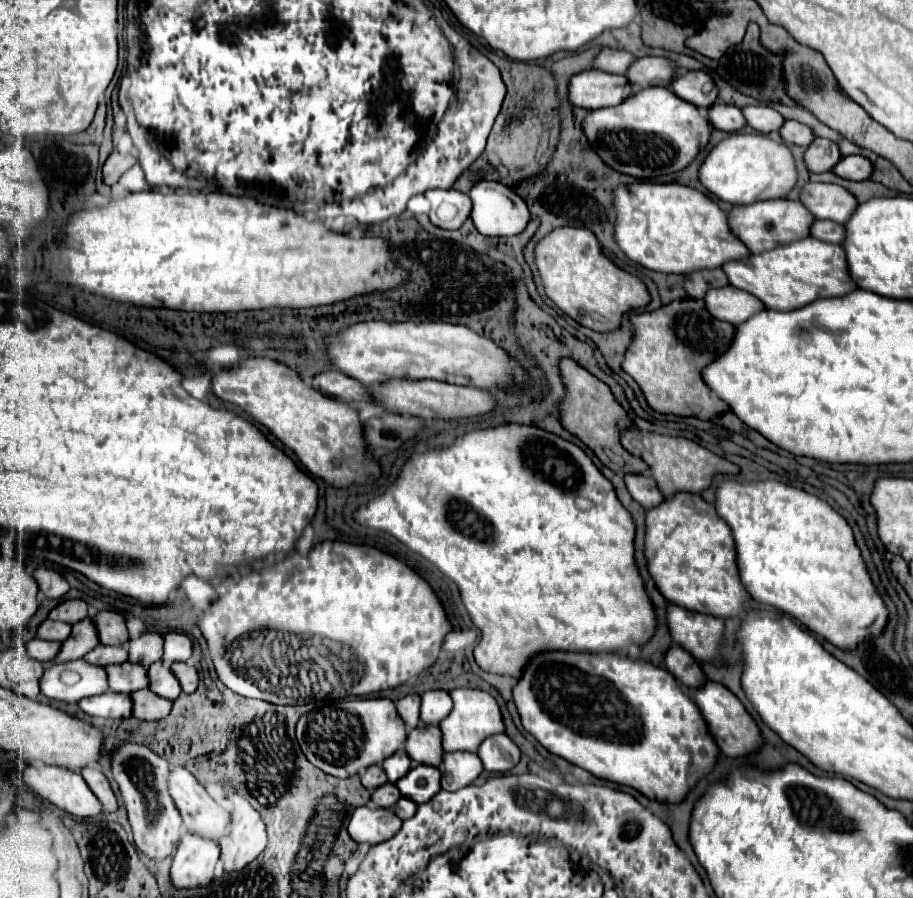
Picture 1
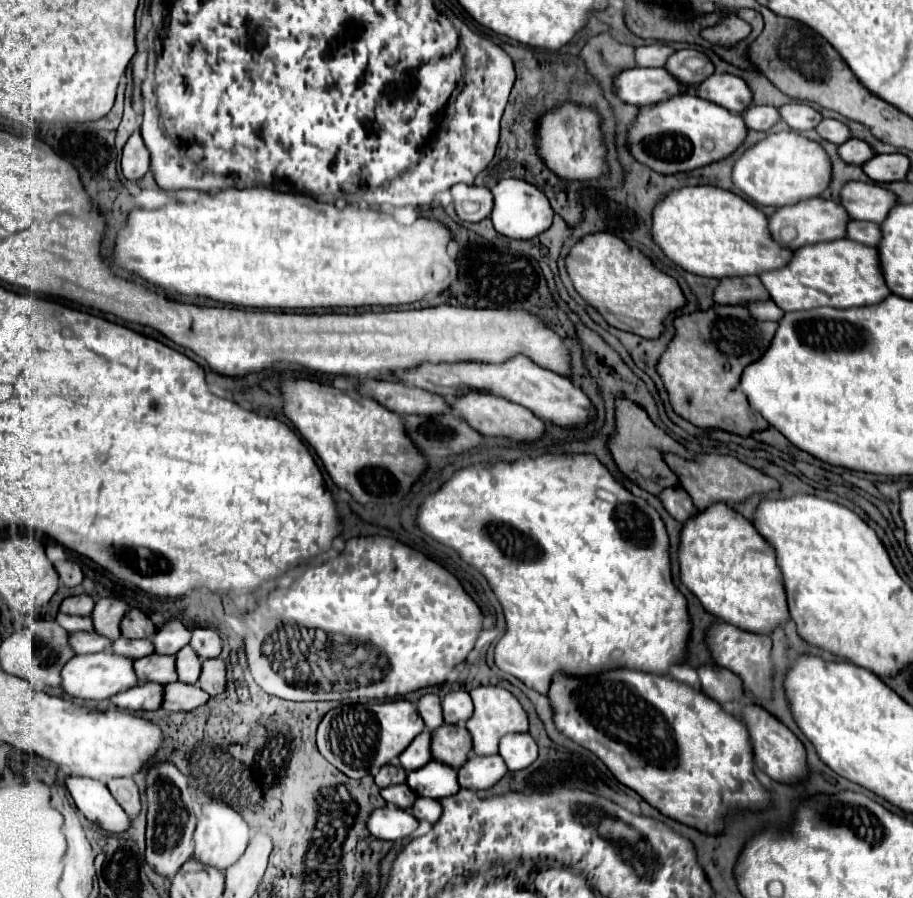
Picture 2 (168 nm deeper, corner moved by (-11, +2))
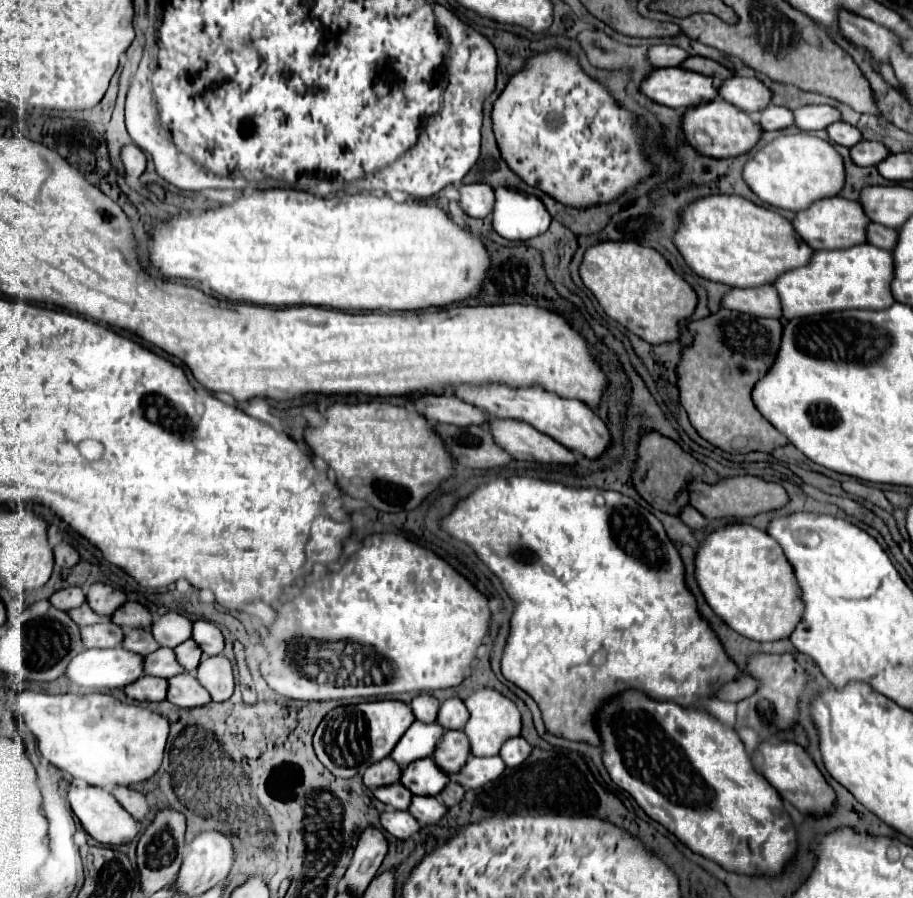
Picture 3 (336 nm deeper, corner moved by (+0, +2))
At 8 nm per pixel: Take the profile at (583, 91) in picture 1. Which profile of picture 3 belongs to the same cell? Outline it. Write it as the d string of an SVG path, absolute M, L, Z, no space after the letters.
M657 68L649 72L639 90L657 104L681 110L705 104L717 96L711 78L681 68Z

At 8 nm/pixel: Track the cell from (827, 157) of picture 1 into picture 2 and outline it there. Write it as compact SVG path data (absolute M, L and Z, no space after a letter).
M850 140L850 142L844 142L840 148L840 156L846 160L846 162L850 162L850 164L864 164L864 162L868 162L870 158L874 158L876 156L876 152L872 150L872 146L868 146L868 144L864 144L862 140Z

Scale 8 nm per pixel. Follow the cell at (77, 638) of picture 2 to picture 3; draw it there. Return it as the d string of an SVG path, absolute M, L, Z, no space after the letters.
M113 622L81 628L81 640L85 648L115 648L121 644L121 638L123 630L119 626L113 626Z

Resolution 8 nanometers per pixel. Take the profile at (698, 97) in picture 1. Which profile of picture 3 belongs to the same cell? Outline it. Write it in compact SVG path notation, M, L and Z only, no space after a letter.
M733 76L719 86L719 98L727 100L747 114L753 114L769 104L771 92L757 78Z

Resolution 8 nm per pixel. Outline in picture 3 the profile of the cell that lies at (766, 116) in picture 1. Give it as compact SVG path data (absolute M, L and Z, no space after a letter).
M801 106L793 110L795 126L801 130L825 130L825 126L839 122L839 114L831 106Z

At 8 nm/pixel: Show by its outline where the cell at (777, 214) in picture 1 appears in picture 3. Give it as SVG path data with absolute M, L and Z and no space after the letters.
M833 196L833 198L817 200L807 210L797 212L791 224L795 232L801 236L801 240L809 244L813 250L825 250L825 248L833 250L833 248L845 248L865 242L865 226L869 224L869 218L861 214L861 206L857 206L857 202Z

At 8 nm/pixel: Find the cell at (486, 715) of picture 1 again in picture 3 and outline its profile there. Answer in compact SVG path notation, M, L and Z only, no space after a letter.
M479 688L469 698L465 698L465 706L467 706L471 718L467 720L463 732L469 738L473 756L495 756L497 750L501 748L501 742L505 742L513 736L519 736L519 732L521 732L521 714L519 714L517 706L509 698L499 694L497 690Z

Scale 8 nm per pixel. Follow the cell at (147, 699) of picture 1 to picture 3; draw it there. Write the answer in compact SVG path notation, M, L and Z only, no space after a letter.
M183 672L167 680L169 690L167 690L167 700L179 708L195 708L207 704L209 692L197 682L193 672Z

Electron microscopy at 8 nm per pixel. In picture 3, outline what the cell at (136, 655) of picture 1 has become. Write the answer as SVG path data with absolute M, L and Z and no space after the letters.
M167 612L153 624L153 638L159 646L175 648L191 638L191 626L191 620L187 620L185 616L177 612Z

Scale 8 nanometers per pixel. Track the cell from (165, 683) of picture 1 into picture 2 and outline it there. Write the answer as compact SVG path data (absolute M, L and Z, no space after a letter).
M184 646L176 654L176 672L178 678L186 684L196 684L202 670L202 658L192 650L192 646Z

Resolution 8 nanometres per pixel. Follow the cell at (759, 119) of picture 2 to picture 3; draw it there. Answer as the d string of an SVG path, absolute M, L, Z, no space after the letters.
M769 104L755 118L763 130L783 130L787 126L793 126L793 114L791 114L791 110L787 110L783 106Z

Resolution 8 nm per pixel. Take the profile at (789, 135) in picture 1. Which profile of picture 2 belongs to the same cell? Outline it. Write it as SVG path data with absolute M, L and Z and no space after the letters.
M824 118L824 120L818 124L816 132L818 132L824 140L834 142L836 146L840 146L844 140L846 140L846 142L850 140L850 130L848 130L848 126L844 126L840 120L828 120L828 118Z

